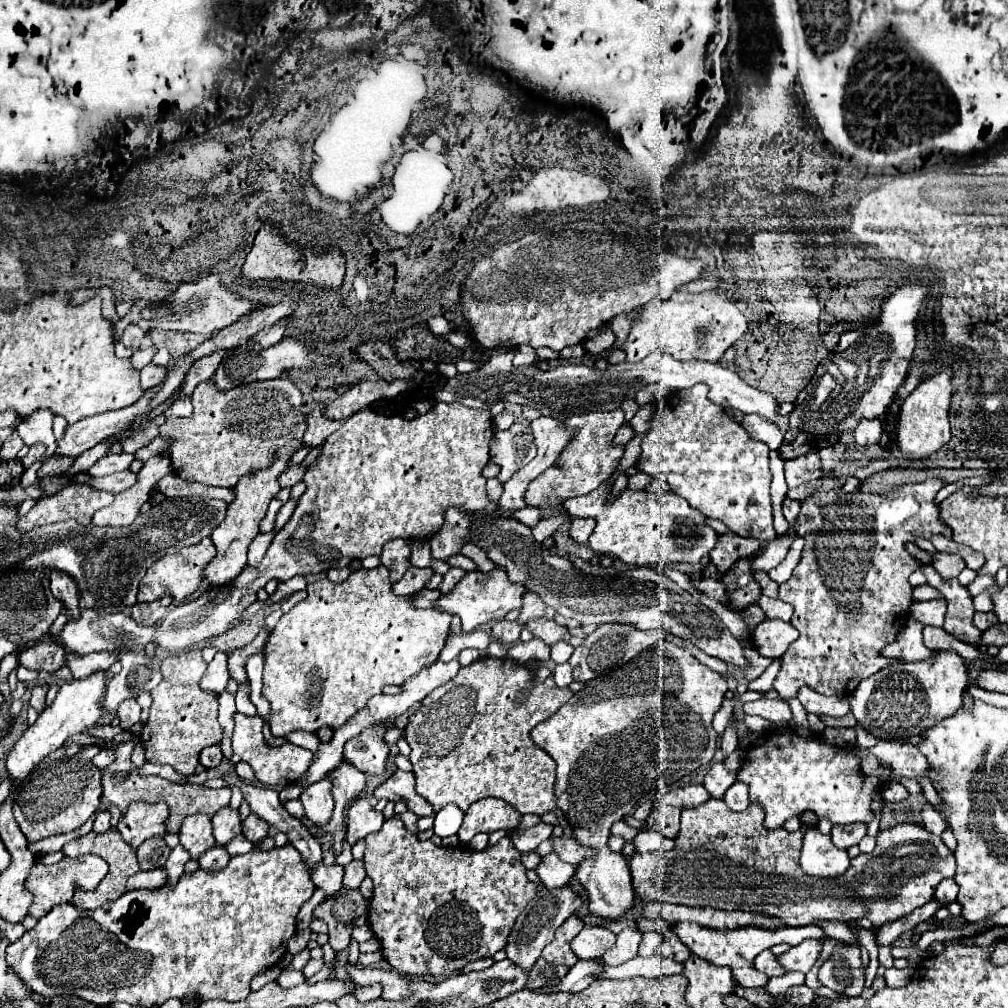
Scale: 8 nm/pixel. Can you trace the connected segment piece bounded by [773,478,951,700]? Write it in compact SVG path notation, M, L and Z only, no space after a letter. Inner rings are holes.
M931 478L919 484L905 484L885 494L869 494L859 490L821 490L801 502L801 514L797 516L795 532L805 538L803 556L793 570L793 576L779 584L779 600L793 604L795 614L791 624L799 630L799 638L781 656L781 670L773 684L783 700L795 696L801 686L811 686L825 696L849 696L861 680L873 676L889 664L899 662L885 660L885 656L881 656L881 648L897 638L901 624L905 618L909 618L913 588L907 578L919 568L919 560L905 552L905 542L911 542L913 536L931 538L933 534L945 534L951 538L951 530L941 524L939 508L933 502L935 494L943 486L943 480ZM827 524L837 530L827 530Z

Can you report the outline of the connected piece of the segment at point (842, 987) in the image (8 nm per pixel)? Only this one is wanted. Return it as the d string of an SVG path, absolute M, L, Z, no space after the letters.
M849 946L843 950L835 948L831 958L819 968L819 982L845 996L861 996L861 992L865 988L865 970L863 970L863 964L859 958L859 946Z

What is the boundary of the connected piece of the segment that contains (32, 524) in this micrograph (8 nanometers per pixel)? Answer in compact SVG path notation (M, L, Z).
M69 484L55 496L41 498L31 512L17 522L19 532L29 532L37 526L47 526L65 520L77 520L81 526L89 526L93 514L99 508L109 506L115 500L111 492L89 488L89 484Z

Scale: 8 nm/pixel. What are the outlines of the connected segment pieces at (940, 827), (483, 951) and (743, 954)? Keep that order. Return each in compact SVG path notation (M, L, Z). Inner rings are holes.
M925 804L921 808L921 822L929 832L933 832L937 836L945 830L945 816L941 816L941 812L935 810L931 804Z
M391 818L379 832L369 834L365 842L365 870L375 884L367 922L381 942L383 958L399 974L453 976L455 970L471 960L491 958L505 946L515 918L537 894L535 884L527 878L527 868L521 864L521 852L513 846L509 836L481 852L461 846L443 848L435 846L431 840L419 840L399 818Z
M679 922L671 928L673 932L677 932L679 940L689 946L689 950L705 960L711 960L713 964L721 964L721 966L729 966L733 970L733 976L735 980L745 986L745 988L759 988L759 986L765 986L769 976L759 972L755 968L755 956L767 948L771 948L773 944L791 944L791 946L797 946L801 944L803 940L809 940L809 938L824 939L826 937L825 932L811 924L811 926L801 926L801 928L779 928L775 932L769 932L769 930L761 930L761 928L755 928L755 926L745 926L745 928L737 928L737 930L731 930L731 932L717 932L713 928L705 928L701 924L695 924L695 922Z

